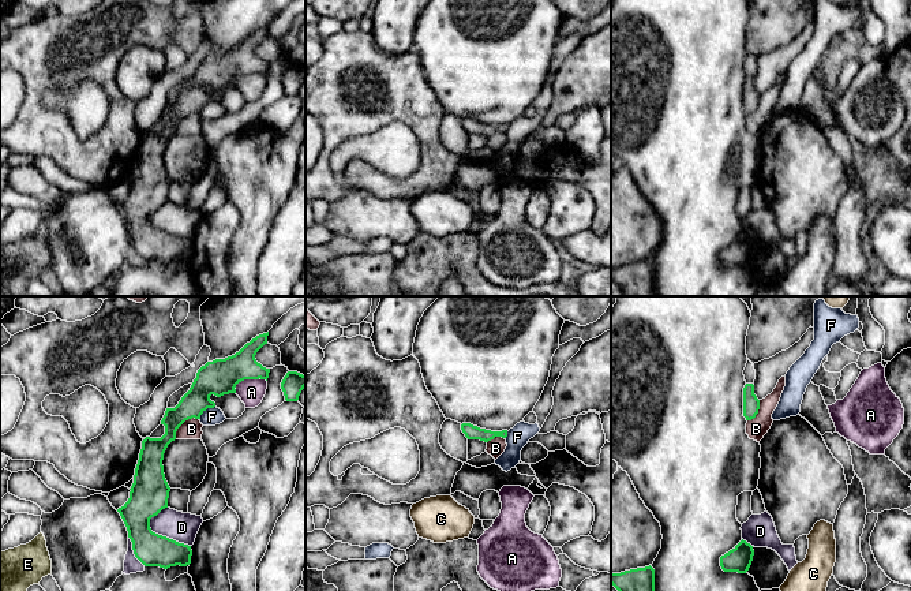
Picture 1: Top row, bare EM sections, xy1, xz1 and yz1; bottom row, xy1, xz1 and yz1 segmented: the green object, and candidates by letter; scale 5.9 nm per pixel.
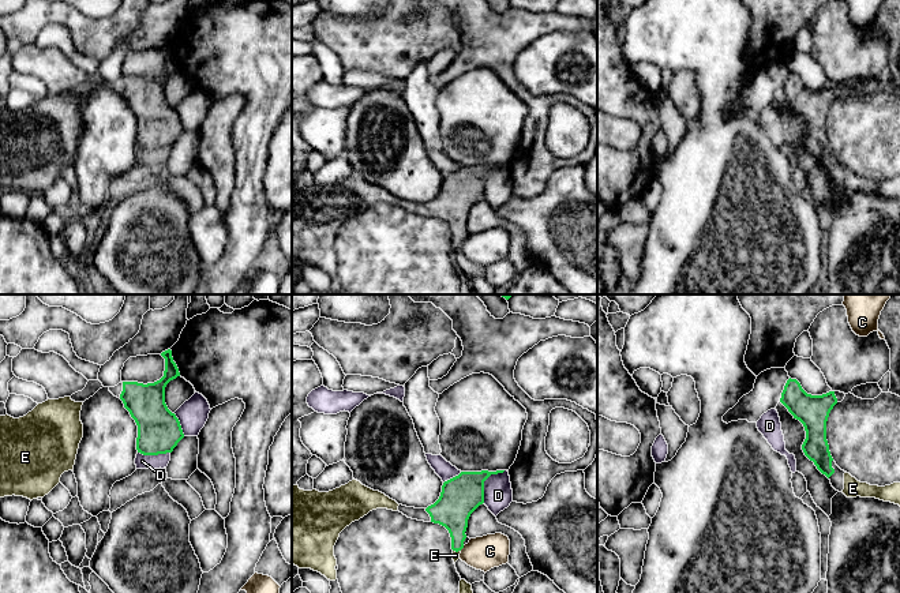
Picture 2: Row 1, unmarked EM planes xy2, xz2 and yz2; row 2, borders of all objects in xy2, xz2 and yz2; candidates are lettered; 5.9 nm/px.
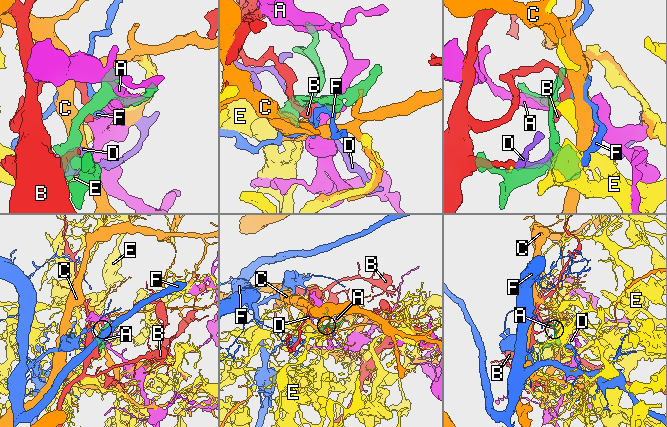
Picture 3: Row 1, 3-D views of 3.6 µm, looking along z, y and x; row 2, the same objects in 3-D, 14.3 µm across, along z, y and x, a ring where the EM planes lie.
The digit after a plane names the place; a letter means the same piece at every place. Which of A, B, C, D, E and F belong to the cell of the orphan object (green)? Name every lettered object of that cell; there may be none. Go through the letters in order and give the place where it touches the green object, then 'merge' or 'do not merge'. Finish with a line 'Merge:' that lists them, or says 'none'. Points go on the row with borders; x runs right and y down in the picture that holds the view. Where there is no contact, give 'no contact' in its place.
A: xy1 (250, 378) | do not merge
B: xy1 (183, 422) | do not merge
C: xz2 (461, 548) | do not merge
D: xy1 (165, 537) | do not merge
E: xz2 (457, 551) | merge
F: xy1 (205, 410) | do not merge
Merge: E

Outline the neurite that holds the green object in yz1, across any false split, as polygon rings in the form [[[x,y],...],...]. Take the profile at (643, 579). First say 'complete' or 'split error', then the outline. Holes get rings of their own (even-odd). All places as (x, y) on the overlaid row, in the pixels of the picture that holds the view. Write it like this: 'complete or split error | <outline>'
complete | [[[649,565],[611,573],[611,584],[618,591],[655,591],[655,569]]]

